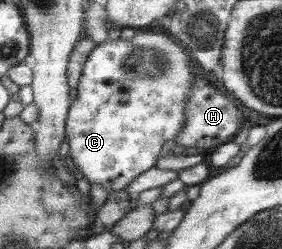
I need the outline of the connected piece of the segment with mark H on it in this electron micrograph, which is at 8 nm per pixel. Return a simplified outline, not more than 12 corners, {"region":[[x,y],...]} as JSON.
{"region":[[197,78],[174,136],[207,155],[228,142],[243,114]]}

